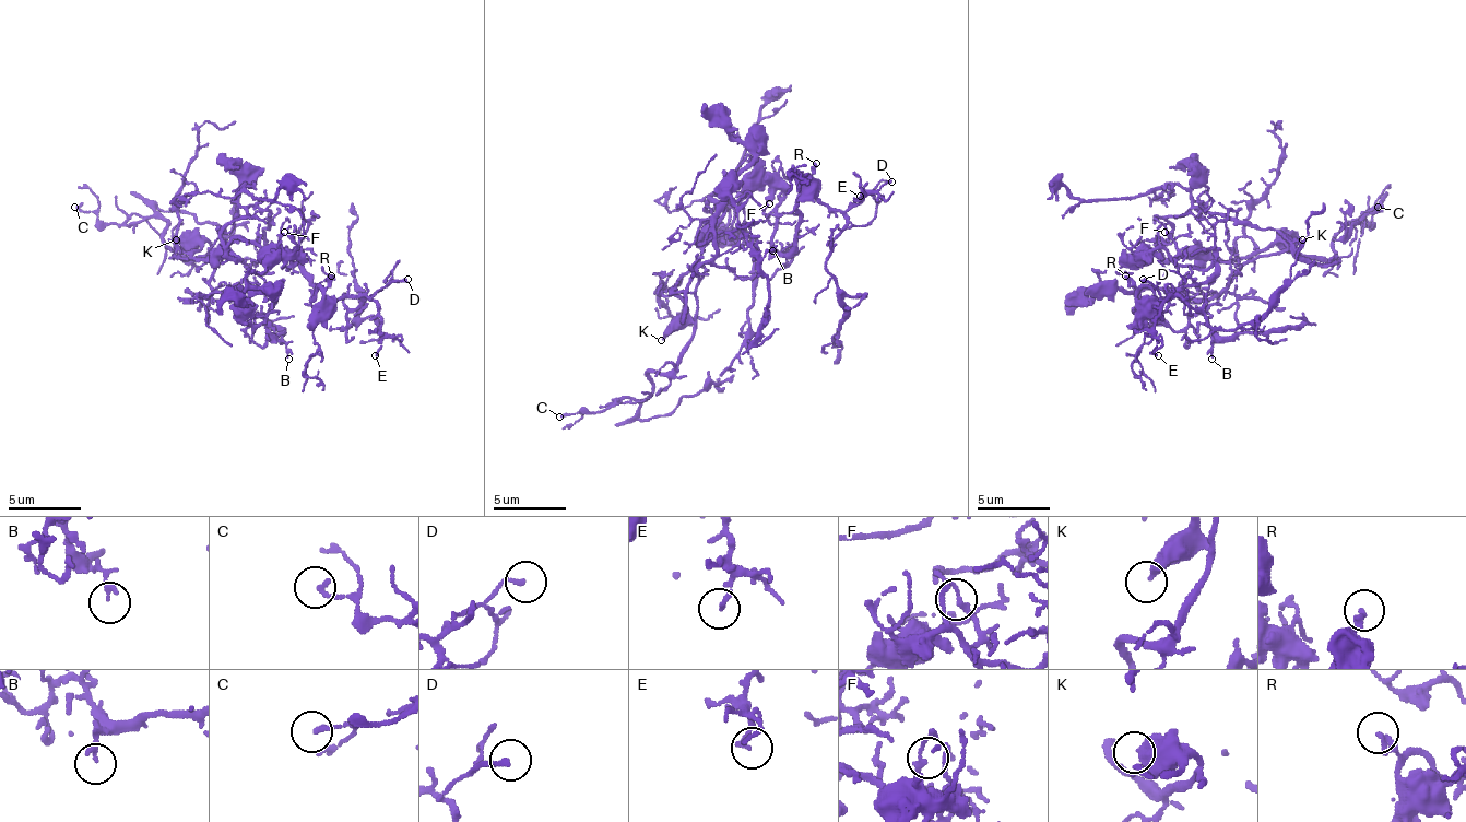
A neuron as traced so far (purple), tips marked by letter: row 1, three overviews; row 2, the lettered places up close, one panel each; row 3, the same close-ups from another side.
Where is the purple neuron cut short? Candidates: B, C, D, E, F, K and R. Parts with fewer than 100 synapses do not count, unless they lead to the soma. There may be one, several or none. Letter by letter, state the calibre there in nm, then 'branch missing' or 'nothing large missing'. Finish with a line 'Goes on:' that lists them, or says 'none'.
B: 140 nm thick; nothing large missing
C: 160 nm thick; nothing large missing
D: 140 nm thick; nothing large missing
E: 150 nm thick; nothing large missing
F: 140 nm thick; nothing large missing
K: 420 nm thick; nothing large missing
R: 240 nm thick; nothing large missing
Goes on: none

